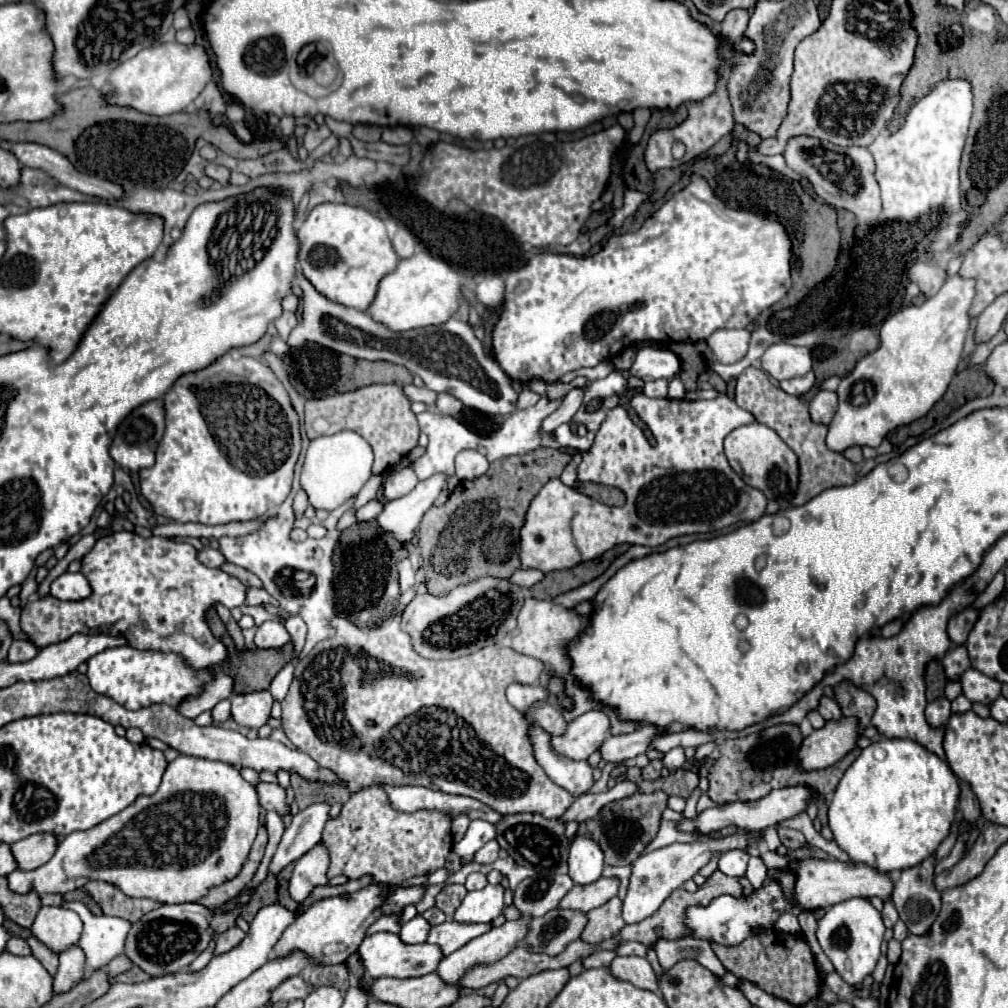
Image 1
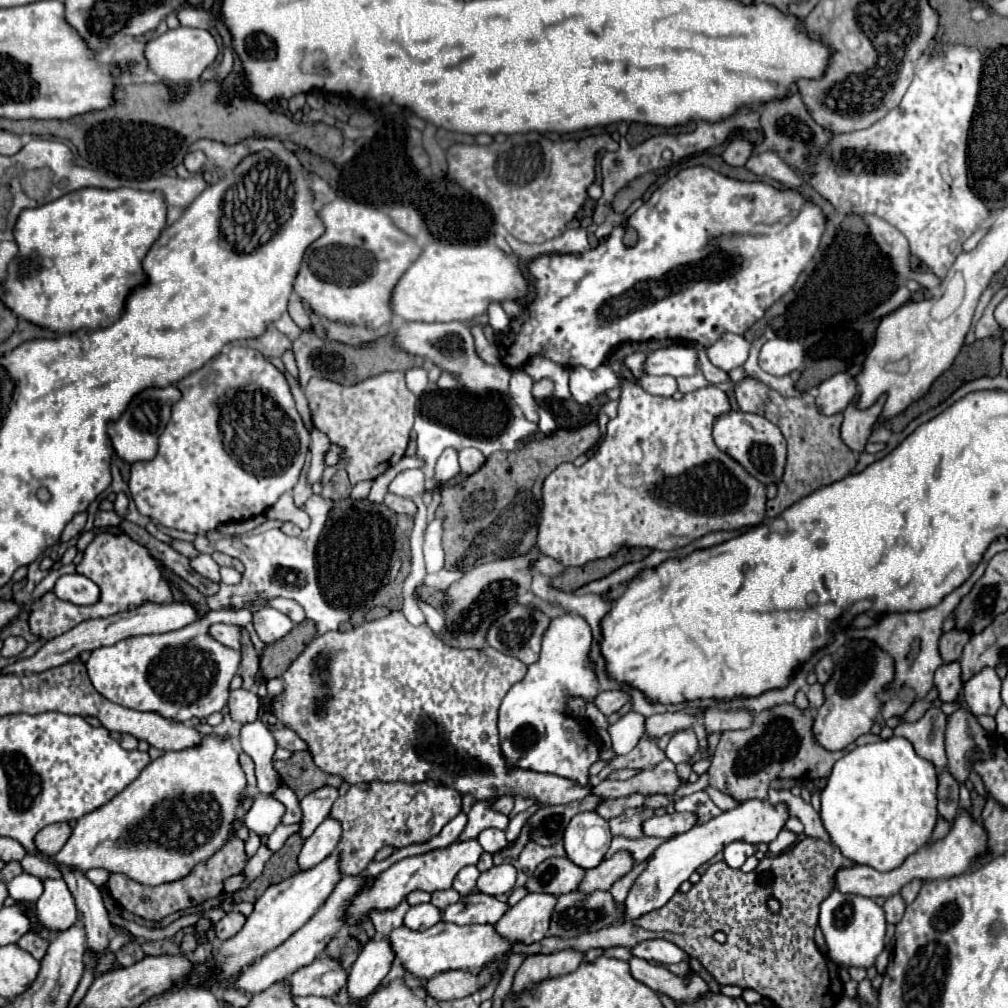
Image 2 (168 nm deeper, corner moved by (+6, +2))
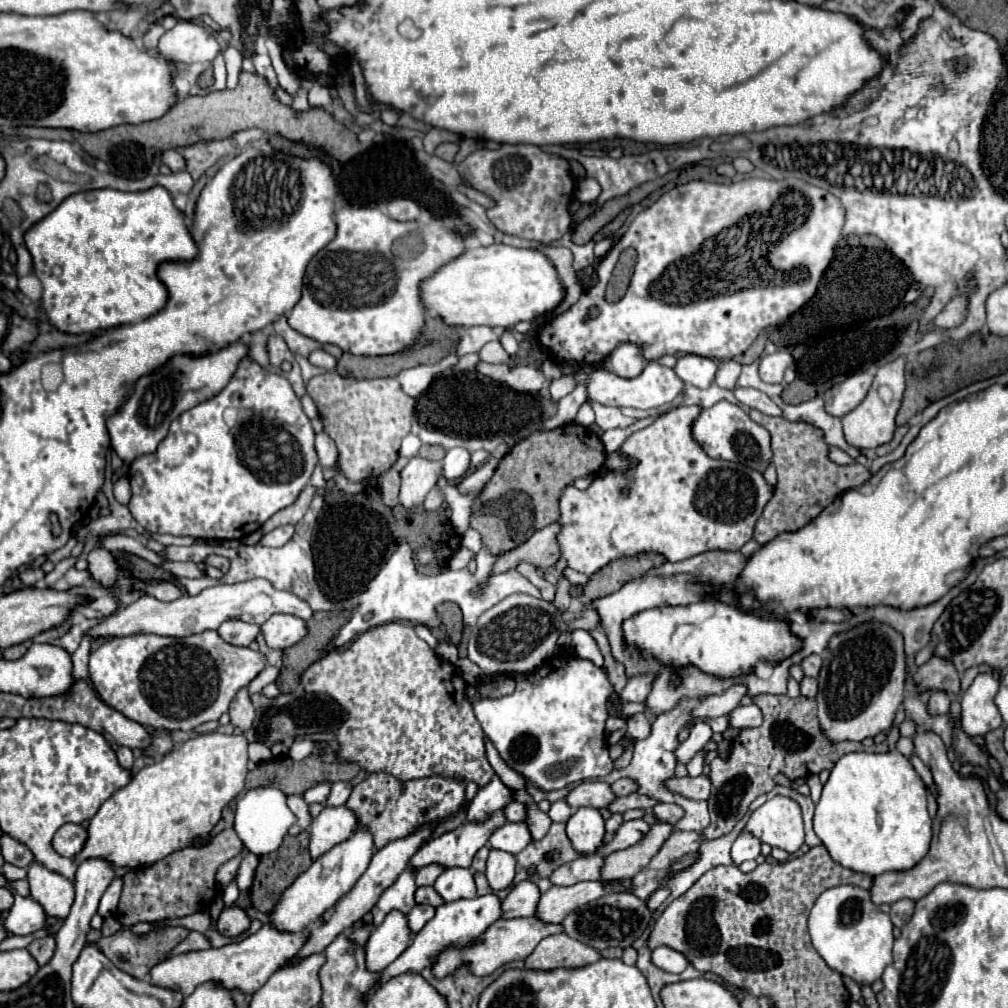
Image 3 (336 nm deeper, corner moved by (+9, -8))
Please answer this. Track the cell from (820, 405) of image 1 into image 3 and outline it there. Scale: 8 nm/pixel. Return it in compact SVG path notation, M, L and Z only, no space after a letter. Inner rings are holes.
M858 372L858 374L852 374L850 378L846 378L844 382L840 382L838 386L832 386L824 394L826 410L838 418L848 414L850 410L854 410L866 398L872 378L874 376L870 372Z

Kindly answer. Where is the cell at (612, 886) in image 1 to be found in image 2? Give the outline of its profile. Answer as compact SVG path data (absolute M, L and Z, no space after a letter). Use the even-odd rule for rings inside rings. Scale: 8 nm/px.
M617 852L613 858L603 860L597 868L585 872L585 878L579 884L579 892L593 894L595 890L609 890L613 882L625 876L633 868L633 858L629 852Z

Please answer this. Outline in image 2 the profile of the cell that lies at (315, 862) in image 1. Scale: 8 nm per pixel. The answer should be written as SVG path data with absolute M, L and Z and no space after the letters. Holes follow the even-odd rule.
M329 818L323 820L313 832L313 836L309 836L303 844L303 850L297 860L299 870L309 870L319 862L323 862L337 848L339 838L341 838L341 826L337 824L337 820Z

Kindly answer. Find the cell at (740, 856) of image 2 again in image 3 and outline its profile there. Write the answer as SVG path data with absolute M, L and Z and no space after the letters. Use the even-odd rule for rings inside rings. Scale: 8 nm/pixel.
M742 832L732 846L732 860L736 864L742 864L746 860L756 860L760 856L760 838L756 838L752 832Z

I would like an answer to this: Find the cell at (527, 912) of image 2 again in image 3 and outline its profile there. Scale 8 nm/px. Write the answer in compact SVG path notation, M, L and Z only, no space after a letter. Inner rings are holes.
M632 878L622 880L588 880L576 882L572 886L552 886L542 894L542 902L538 902L538 918L546 918L546 922L562 922L576 908L590 904L612 892L626 892L632 888Z

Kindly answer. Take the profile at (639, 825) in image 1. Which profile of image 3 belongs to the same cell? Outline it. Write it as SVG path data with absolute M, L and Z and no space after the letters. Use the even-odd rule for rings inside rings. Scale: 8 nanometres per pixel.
M658 804L654 808L654 814L670 824L676 824L684 816L684 810L678 804Z

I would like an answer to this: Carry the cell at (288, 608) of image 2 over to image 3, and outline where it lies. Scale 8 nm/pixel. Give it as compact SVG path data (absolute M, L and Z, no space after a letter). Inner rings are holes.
M254 578L254 580L246 580L246 582L238 582L238 584L216 584L212 588L202 590L196 596L184 594L182 598L172 600L172 602L162 602L162 600L156 600L154 596L144 596L138 602L134 602L126 608L120 608L110 618L104 618L100 624L96 624L92 630L88 630L88 634L94 638L96 636L114 638L114 636L132 636L132 634L144 632L144 634L184 638L184 636L206 632L206 630L218 630L218 626L222 622L232 620L232 618L240 618L240 620L252 622L252 624L264 624L276 612L294 614L302 620L310 620L314 614L310 604L306 600L302 600L300 596L296 596L294 592L278 590L268 580Z

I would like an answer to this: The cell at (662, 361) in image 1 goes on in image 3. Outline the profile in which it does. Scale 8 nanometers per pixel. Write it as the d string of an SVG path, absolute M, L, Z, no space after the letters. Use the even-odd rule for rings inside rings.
M686 354L678 358L676 364L676 374L690 386L698 386L698 388L708 388L718 372L718 362L712 358L704 358L704 356L694 356L694 354Z

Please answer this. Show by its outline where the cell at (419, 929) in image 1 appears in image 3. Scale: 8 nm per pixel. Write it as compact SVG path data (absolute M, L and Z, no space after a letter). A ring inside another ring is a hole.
M416 904L410 914L408 914L408 924L410 924L410 930L416 934L418 930L422 930L422 926L434 918L434 912L436 908L434 906L428 906L428 904Z

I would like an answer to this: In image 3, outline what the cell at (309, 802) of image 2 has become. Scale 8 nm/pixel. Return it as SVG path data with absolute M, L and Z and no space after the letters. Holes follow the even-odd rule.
M334 782L332 792L330 792L328 800L324 802L324 806L342 806L342 804L346 804L346 800L350 798L350 792L352 792L350 782Z

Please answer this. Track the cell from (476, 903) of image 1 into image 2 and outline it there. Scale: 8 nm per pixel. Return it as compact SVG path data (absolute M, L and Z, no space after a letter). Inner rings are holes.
M513 864L493 866L489 872L483 872L479 876L475 894L487 894L487 896L507 894L515 886L515 876L517 876L517 870Z

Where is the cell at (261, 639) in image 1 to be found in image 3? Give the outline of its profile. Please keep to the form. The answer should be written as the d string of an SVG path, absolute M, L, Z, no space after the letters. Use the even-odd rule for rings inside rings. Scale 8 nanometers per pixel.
M274 614L262 624L262 634L270 648L290 648L308 634L308 628L294 614Z

